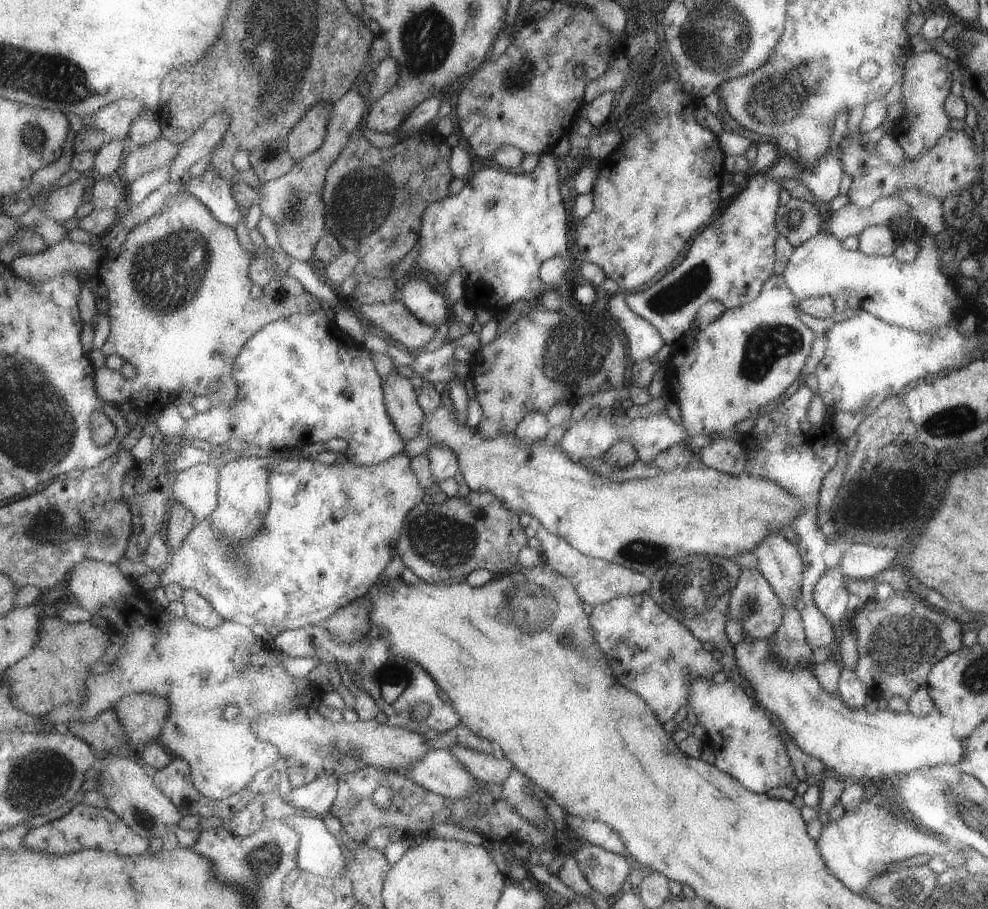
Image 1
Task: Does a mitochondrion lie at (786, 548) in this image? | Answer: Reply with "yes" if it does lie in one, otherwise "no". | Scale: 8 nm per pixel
no

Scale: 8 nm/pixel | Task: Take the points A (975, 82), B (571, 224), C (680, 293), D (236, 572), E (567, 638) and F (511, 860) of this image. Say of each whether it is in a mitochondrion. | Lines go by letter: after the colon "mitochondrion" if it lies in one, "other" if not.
A: other
B: other
C: mitochondrion
D: mitochondrion
E: mitochondrion
F: other

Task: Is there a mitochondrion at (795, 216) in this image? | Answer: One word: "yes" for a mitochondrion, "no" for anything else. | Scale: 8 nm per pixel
yes

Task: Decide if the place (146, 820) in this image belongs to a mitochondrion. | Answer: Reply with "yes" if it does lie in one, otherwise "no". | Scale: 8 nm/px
yes

